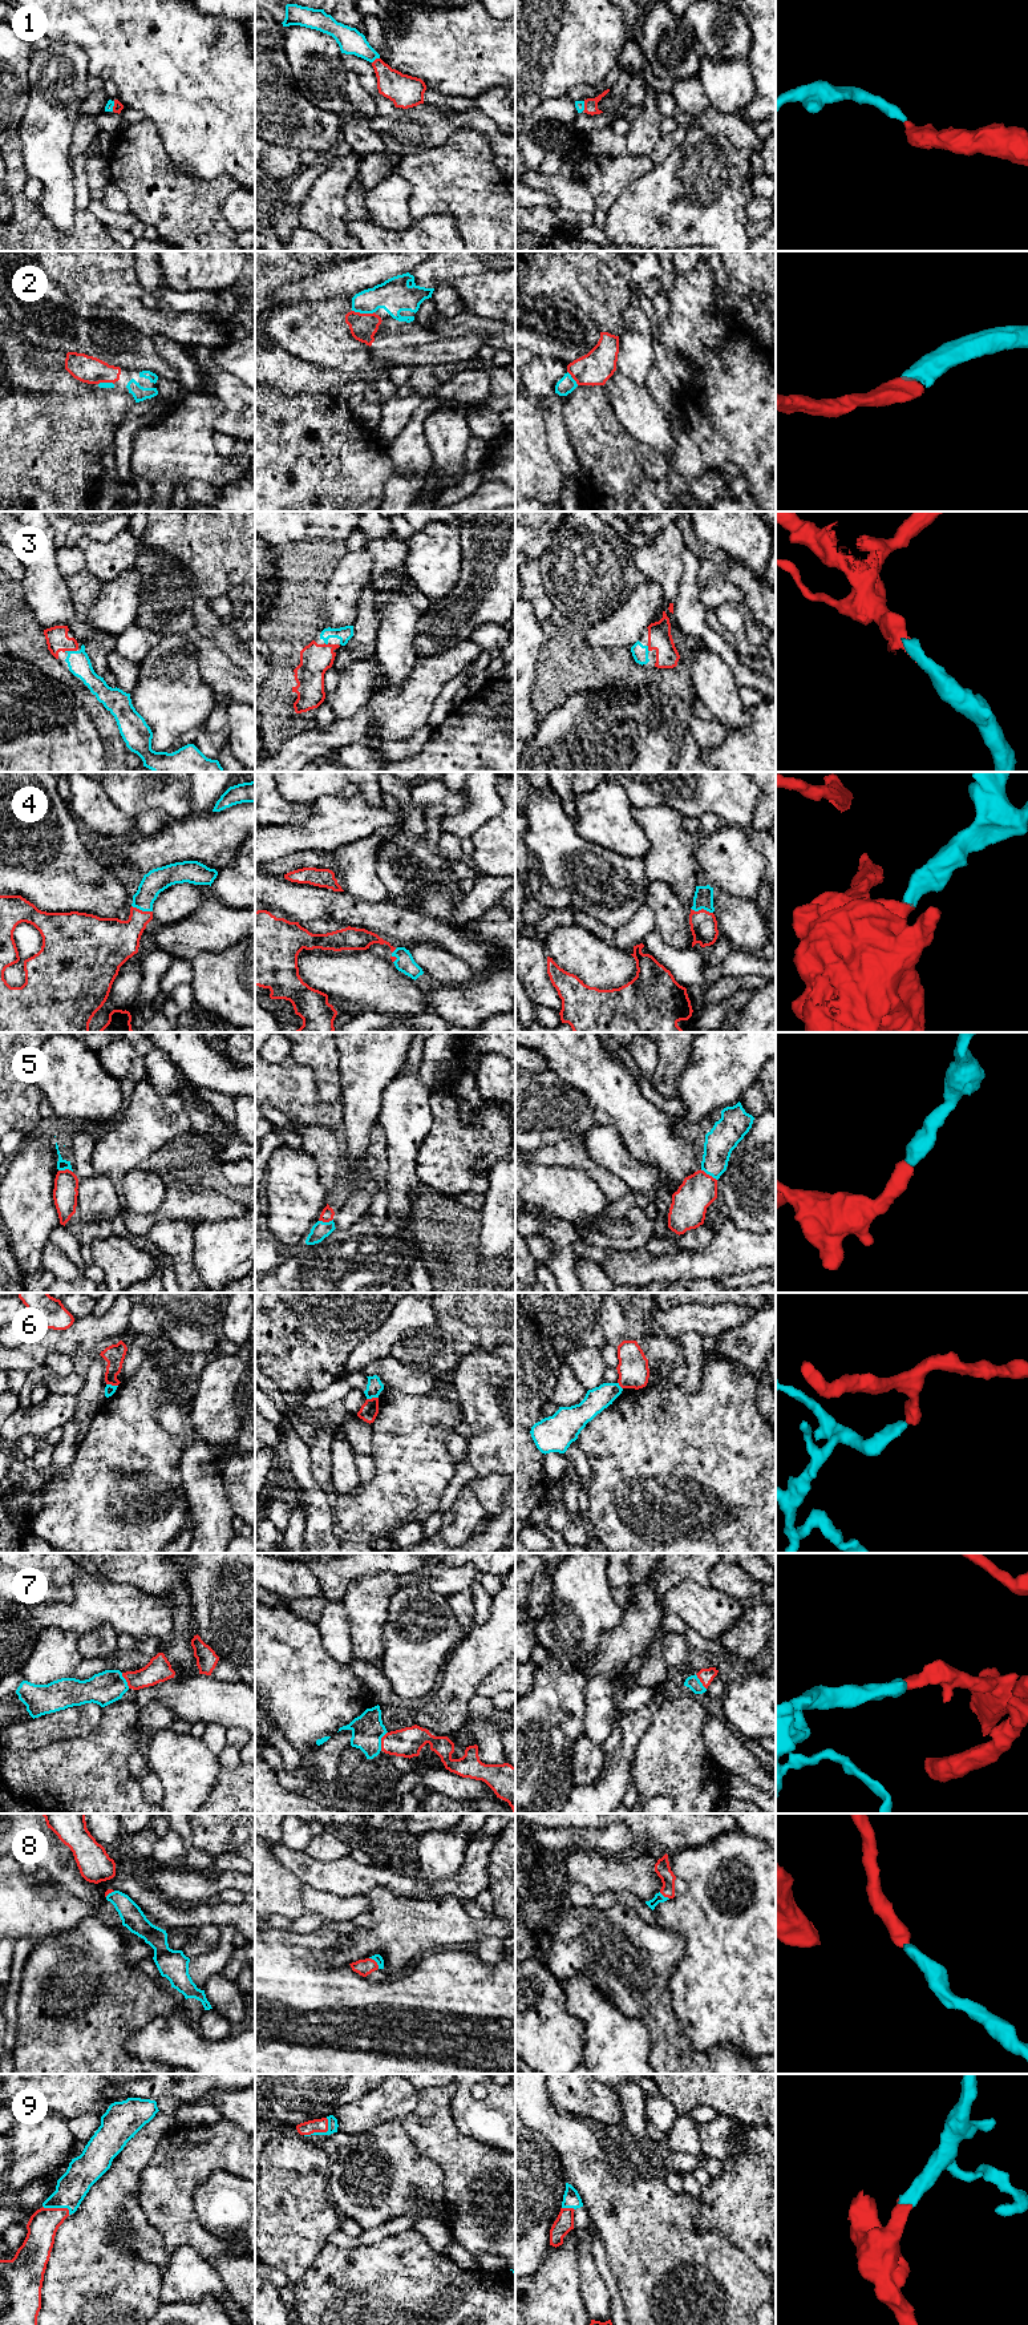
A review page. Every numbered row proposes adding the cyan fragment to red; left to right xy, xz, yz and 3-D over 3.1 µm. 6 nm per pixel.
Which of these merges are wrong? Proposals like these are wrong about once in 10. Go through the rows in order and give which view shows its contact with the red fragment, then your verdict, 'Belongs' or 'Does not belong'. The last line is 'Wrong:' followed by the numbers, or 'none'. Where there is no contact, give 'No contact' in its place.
1: Touches red in xz. Belongs
2: Touches red in xz. Belongs
3: Touches red in xy. Belongs
4: Touches red in yz. Belongs
5: Touches red in yz. Belongs
6: Touches red in xy. Does not belong
7: Touches red in xz. Belongs
8: Touches red in xz. Belongs
9: Touches red in xz. Belongs
Wrong: 6

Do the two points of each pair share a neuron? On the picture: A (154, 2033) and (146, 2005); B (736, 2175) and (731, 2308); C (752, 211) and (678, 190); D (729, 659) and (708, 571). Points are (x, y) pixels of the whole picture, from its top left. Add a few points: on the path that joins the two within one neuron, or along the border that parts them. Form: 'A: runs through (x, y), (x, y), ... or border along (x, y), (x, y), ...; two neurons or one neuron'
A: border along (173, 2012), (154, 2017), (125, 2040); two neurons
B: border along (704, 2231), (716, 2231), (727, 2236), (756, 2264); two neurons
C: border along (755, 197), (748, 205), (747, 221); two neurons
D: border along (695, 579), (699, 601), (707, 609); two neurons

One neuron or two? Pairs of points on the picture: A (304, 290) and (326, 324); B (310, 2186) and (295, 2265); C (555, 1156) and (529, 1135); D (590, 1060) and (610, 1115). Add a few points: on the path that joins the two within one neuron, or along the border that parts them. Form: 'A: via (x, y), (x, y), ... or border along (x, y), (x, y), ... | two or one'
A: border along (335, 298), (286, 306) | two
B: via (295, 2206), (295, 2245) | one
C: border along (571, 1135), (529, 1152) | two
D: via (595, 1074), (610, 1088), (610, 1102) | one

